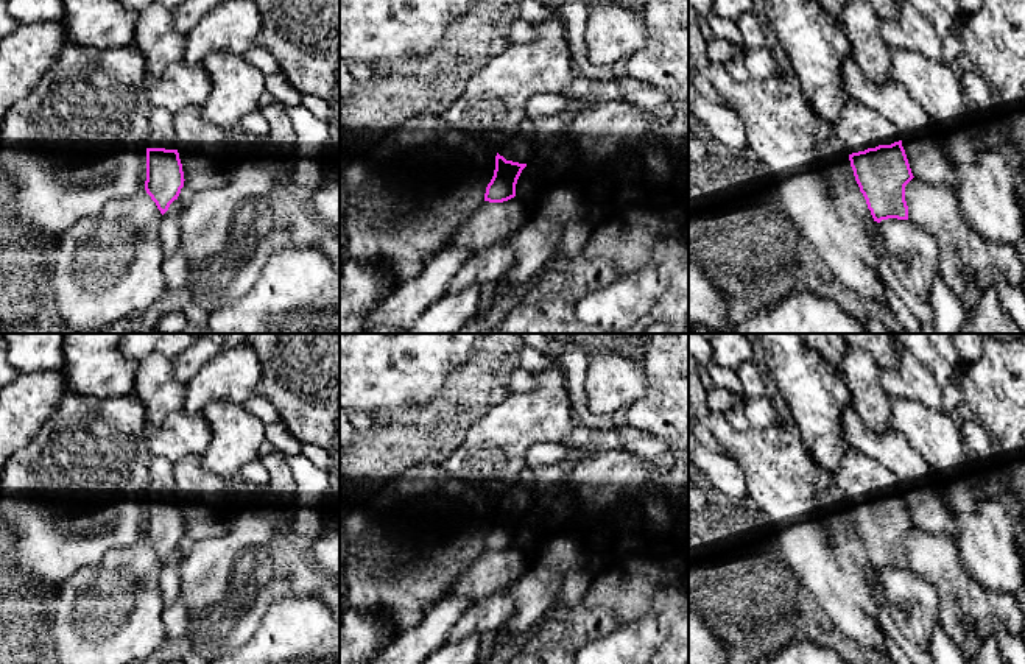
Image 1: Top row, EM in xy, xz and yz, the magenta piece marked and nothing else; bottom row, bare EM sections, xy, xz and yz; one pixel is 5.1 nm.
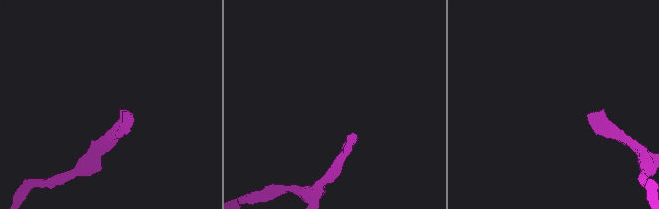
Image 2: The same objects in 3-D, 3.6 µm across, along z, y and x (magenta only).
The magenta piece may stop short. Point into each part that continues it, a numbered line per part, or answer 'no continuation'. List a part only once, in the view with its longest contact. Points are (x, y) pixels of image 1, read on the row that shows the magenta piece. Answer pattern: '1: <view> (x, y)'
1: yz (859, 128)

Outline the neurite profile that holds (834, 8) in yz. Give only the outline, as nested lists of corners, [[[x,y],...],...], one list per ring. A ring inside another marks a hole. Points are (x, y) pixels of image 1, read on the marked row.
[[[815,0],[830,17],[841,20],[843,8],[847,0]]]

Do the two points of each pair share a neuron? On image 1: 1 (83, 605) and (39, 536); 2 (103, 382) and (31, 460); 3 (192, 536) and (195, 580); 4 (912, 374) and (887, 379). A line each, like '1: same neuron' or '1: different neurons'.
1: different neurons
2: different neurons
3: different neurons
4: same neuron

